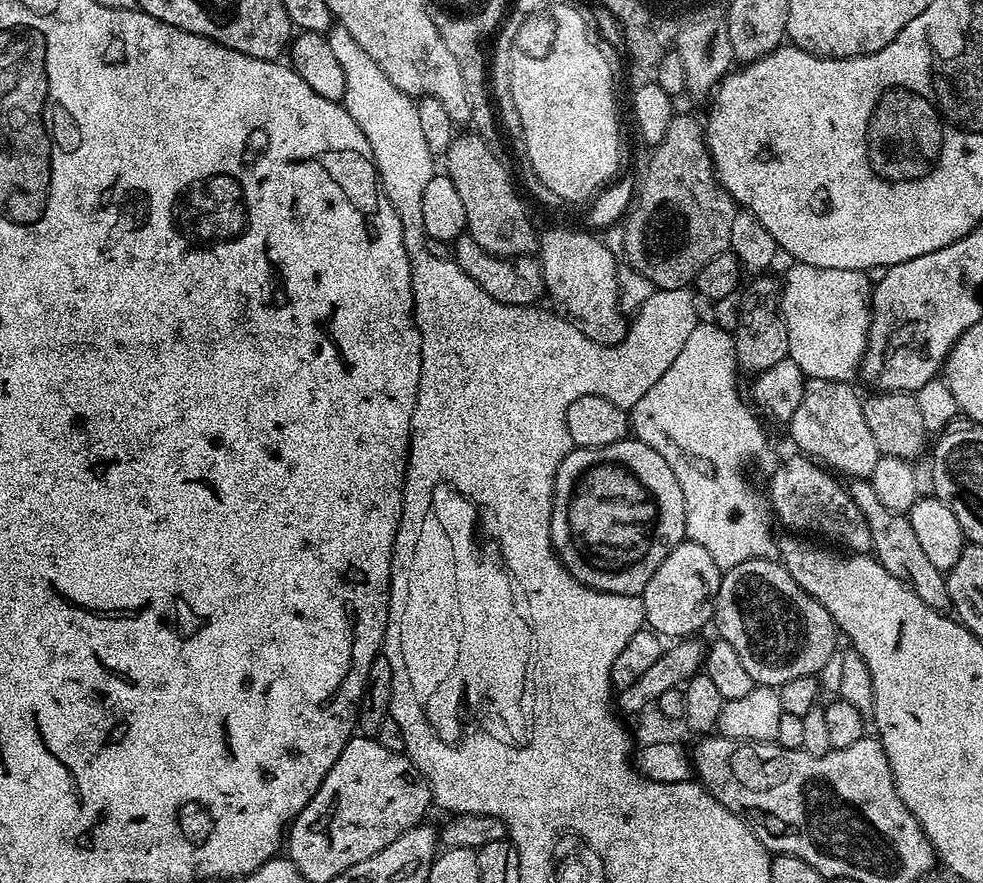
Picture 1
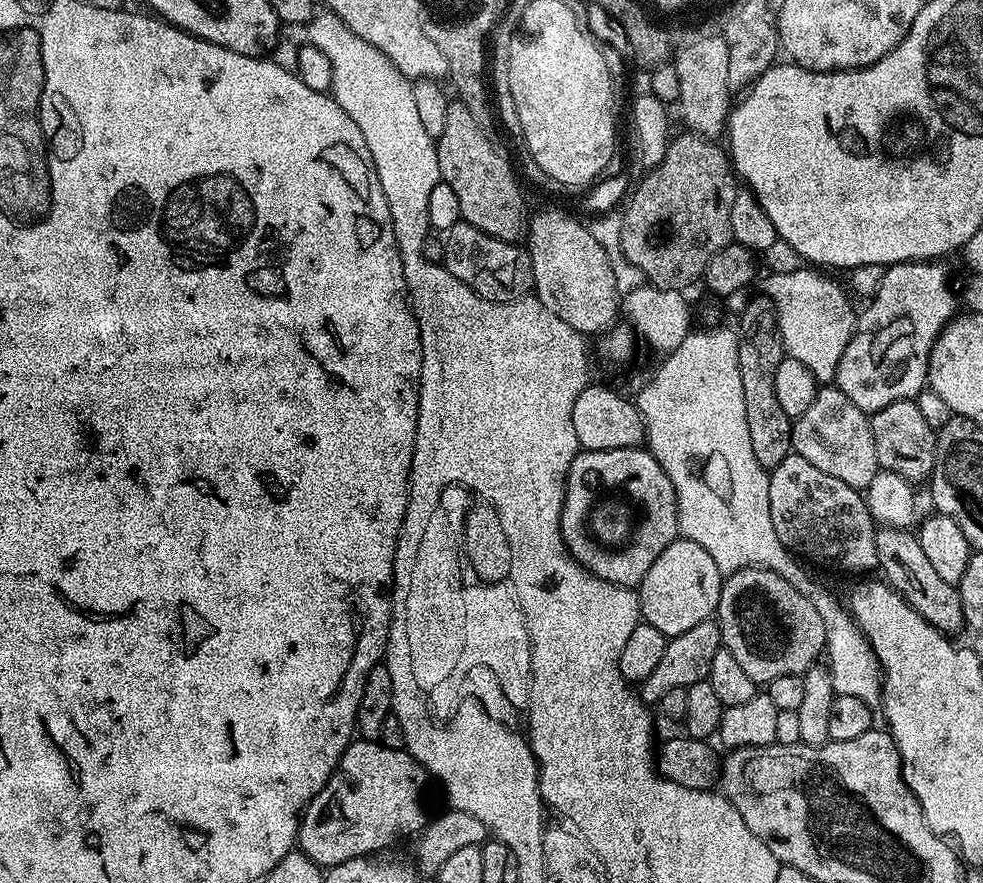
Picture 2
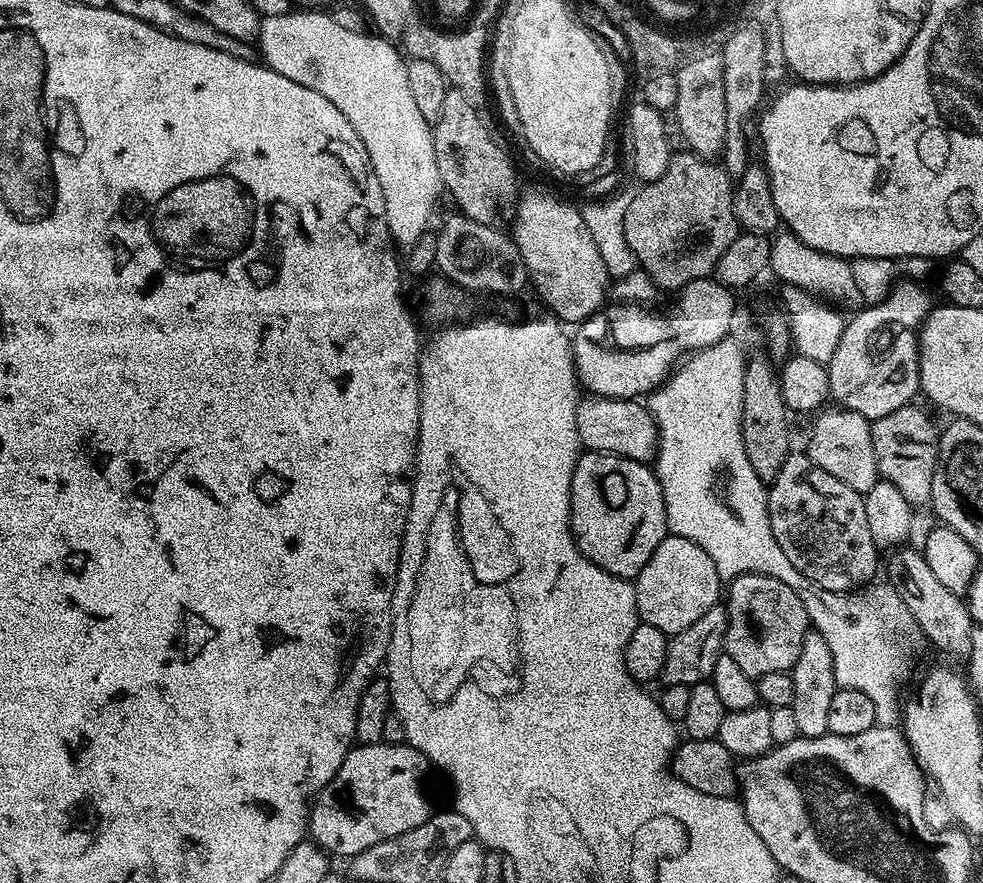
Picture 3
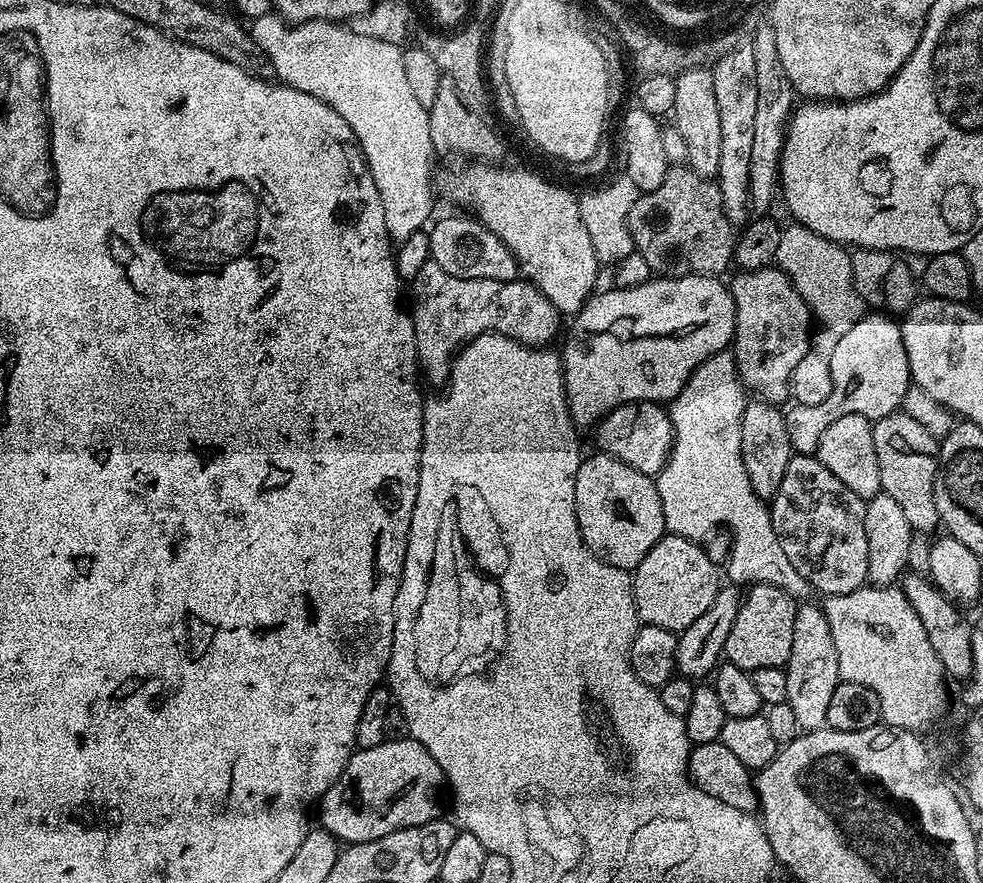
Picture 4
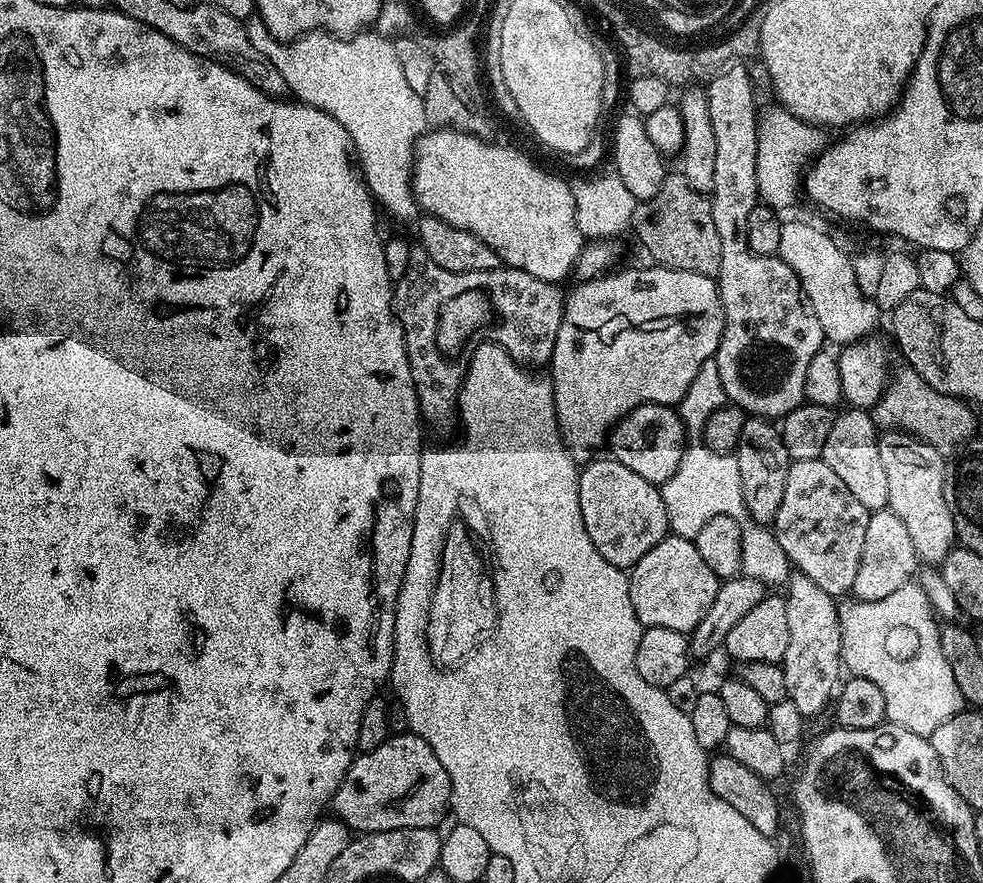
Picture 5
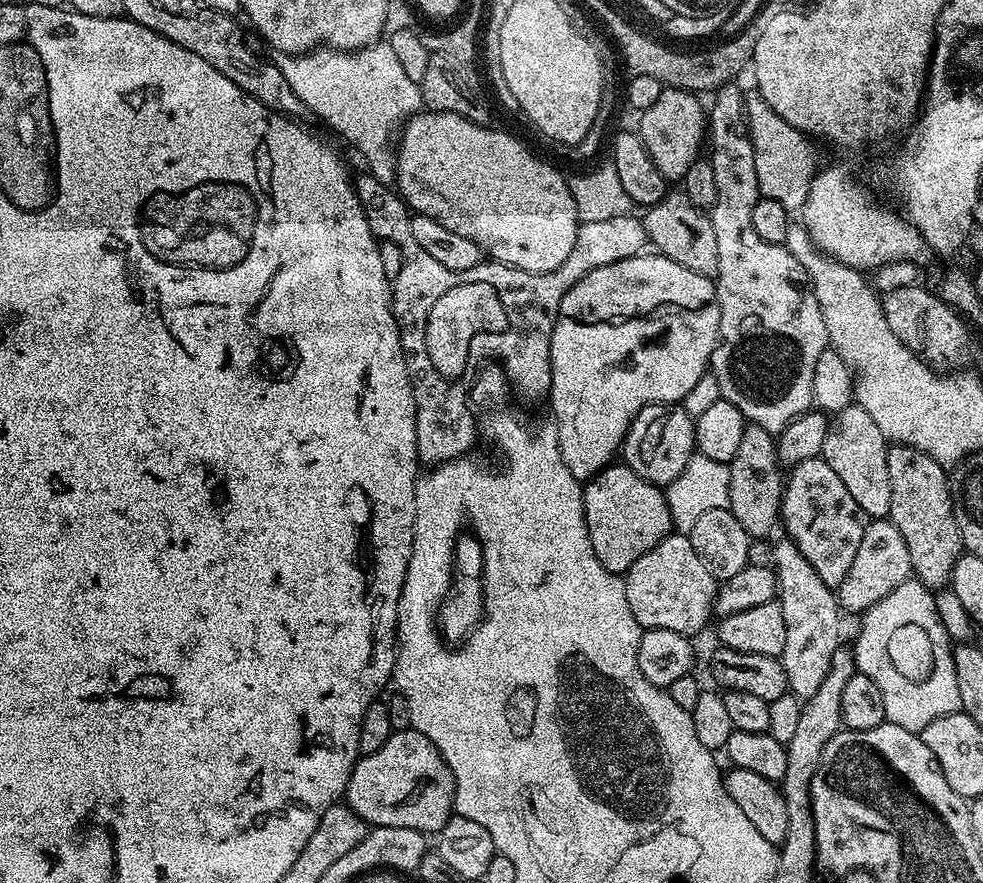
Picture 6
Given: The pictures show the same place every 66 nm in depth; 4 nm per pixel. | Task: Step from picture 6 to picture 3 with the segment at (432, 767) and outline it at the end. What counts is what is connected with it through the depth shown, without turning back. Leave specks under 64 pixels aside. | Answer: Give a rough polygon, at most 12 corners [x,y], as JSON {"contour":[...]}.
{"contour":[[357,743],[307,835],[351,858],[422,826],[428,759]]}

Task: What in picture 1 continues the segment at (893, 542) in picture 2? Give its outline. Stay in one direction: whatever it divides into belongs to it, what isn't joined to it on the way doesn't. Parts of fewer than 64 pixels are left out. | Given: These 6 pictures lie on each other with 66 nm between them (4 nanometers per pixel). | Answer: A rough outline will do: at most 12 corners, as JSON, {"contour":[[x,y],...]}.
{"contour":[[864,478],[847,485],[870,526],[872,552],[932,608],[952,603],[907,515],[878,502]]}

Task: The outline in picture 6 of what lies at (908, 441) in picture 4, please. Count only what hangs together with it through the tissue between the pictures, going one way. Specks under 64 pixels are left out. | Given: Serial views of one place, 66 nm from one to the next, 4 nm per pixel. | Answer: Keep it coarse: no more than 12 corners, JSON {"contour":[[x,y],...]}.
{"contour":[[886,454],[887,519],[912,576],[940,590],[962,554],[945,465]]}

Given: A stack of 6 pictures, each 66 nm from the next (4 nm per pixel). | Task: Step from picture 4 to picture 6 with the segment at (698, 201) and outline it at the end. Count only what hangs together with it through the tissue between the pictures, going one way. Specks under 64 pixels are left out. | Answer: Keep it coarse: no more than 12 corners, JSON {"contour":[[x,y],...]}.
{"contour":[[681,191],[643,215],[662,255],[713,279],[718,244],[711,219]]}

